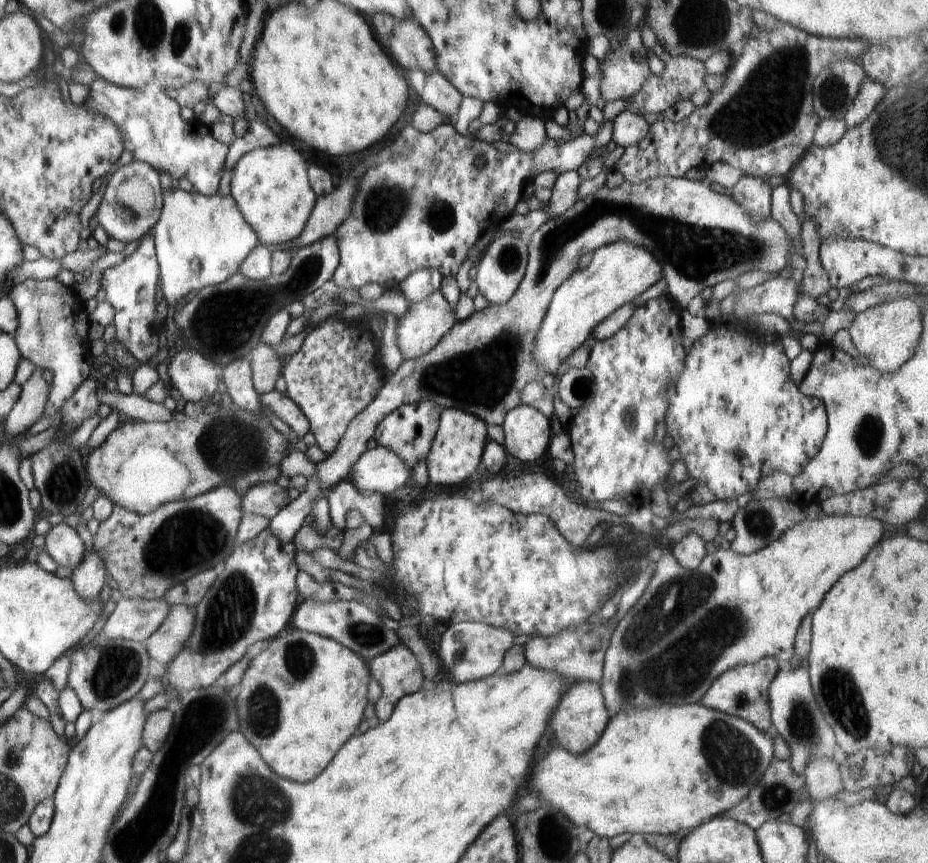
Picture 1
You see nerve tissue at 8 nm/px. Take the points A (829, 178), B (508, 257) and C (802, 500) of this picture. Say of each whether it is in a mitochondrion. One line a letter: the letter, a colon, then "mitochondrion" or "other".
A: other
B: mitochondrion
C: other

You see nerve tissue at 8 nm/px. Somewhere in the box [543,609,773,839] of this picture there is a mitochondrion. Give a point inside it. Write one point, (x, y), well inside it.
(724, 747)

